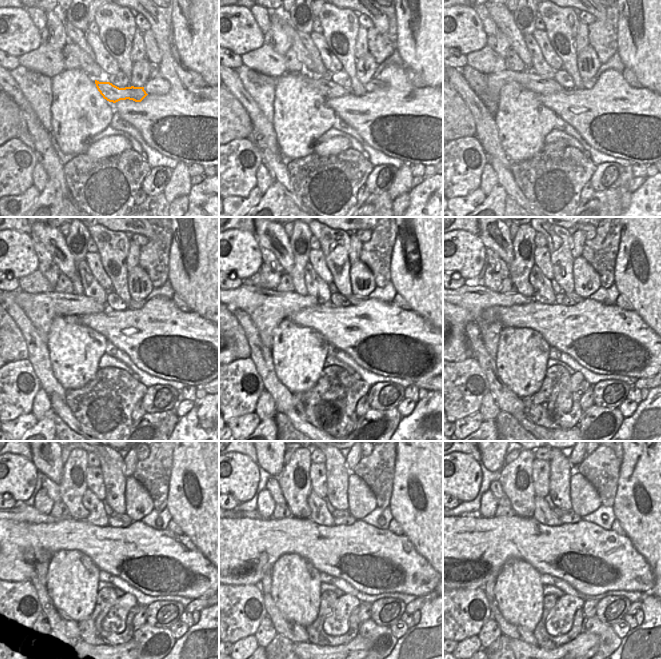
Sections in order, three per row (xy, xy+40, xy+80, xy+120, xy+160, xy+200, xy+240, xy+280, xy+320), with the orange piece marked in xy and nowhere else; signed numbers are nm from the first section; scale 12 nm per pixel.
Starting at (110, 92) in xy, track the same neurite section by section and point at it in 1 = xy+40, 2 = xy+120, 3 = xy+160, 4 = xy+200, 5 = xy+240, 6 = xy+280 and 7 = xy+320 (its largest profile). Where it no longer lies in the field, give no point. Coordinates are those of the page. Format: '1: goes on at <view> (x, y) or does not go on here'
1: goes on at xy+40 (328, 89)
2: goes on at xy+120 (47, 306)
3: goes on at xy+160 (267, 308)
4: goes on at xy+200 (473, 294)
5: goes on at xy+240 (20, 513)
6: goes on at xy+280 (255, 514)
7: goes on at xy+320 (489, 587)

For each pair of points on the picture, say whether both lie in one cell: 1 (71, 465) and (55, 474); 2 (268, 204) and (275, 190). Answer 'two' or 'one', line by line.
1: two
2: one

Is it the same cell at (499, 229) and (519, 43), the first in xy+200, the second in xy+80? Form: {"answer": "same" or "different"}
{"answer": "same"}

